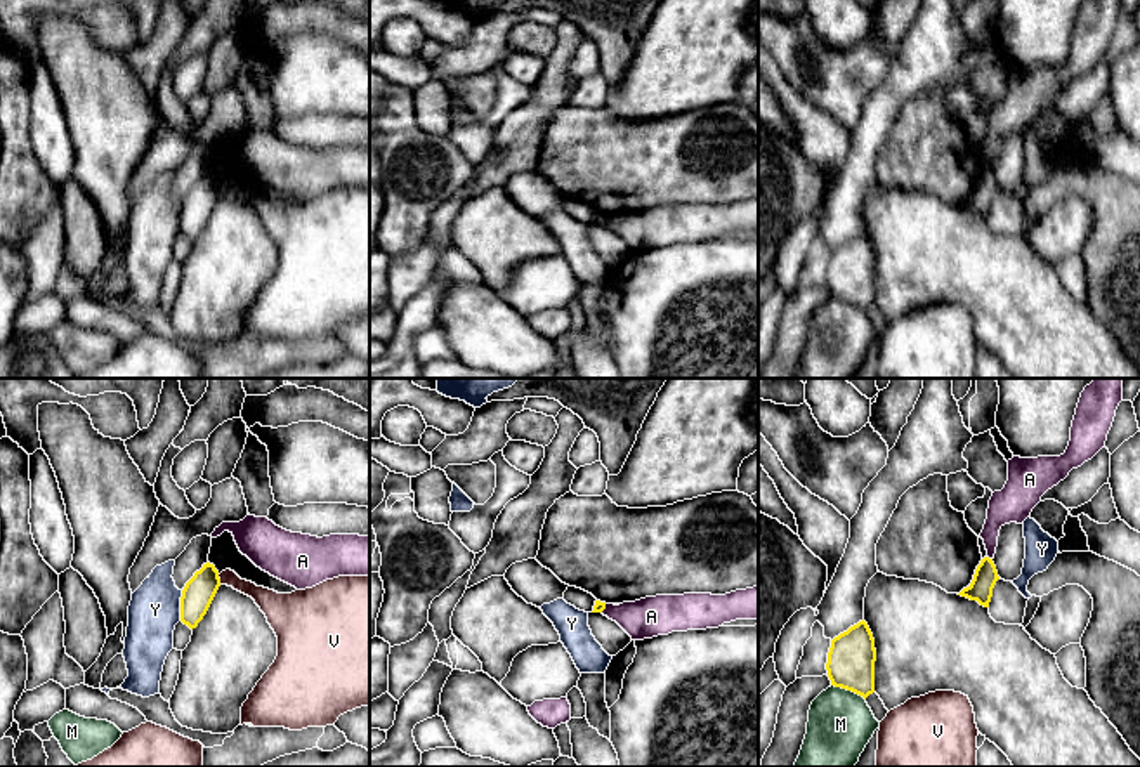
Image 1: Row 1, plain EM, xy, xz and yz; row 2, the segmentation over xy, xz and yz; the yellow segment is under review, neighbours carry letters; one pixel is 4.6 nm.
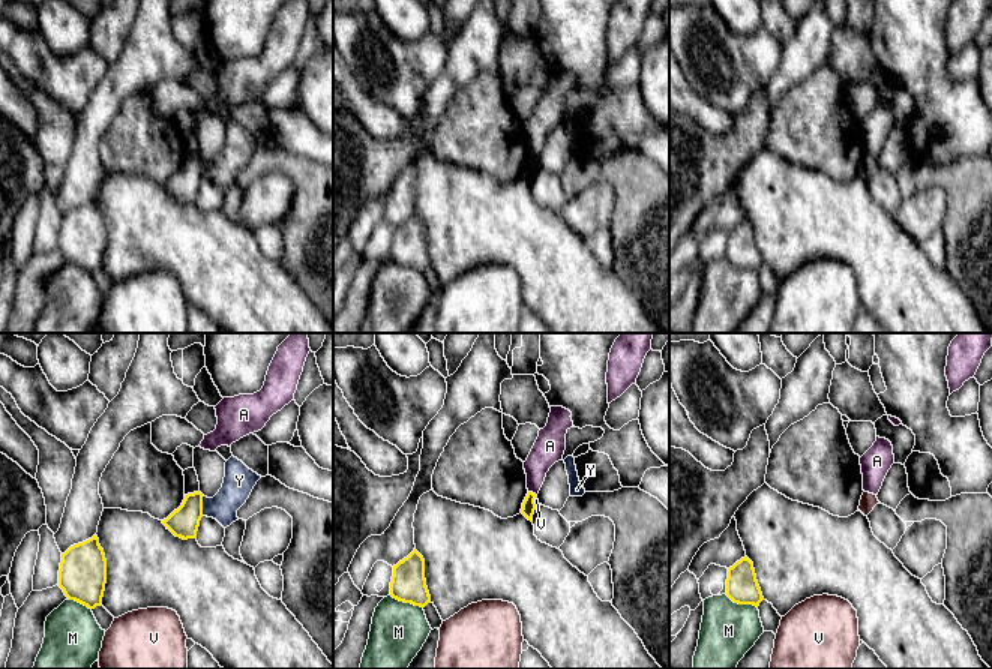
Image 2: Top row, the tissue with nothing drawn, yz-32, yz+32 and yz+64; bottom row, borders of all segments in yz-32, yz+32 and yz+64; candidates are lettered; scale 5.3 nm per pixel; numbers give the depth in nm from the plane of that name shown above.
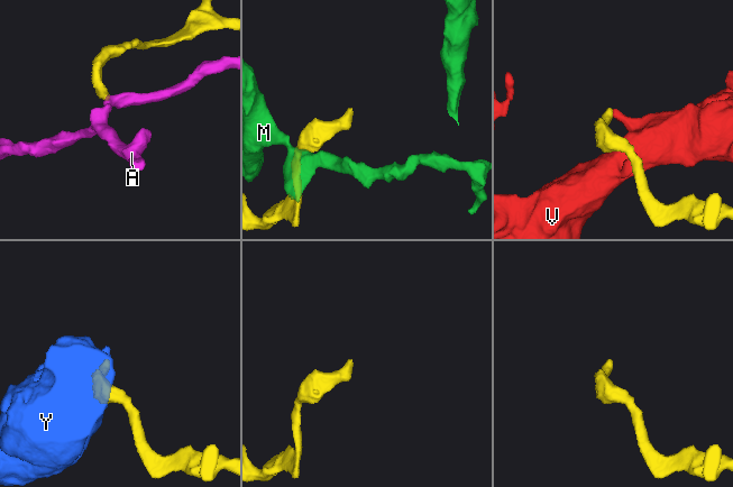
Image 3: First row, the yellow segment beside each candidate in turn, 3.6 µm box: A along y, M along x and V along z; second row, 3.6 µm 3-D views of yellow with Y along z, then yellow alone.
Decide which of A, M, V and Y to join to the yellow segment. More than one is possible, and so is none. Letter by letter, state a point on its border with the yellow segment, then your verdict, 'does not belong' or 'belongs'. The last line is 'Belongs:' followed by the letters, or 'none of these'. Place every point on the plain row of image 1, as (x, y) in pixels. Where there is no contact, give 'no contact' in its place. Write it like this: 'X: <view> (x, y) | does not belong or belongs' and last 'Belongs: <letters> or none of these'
A: yz (988, 169) | does not belong
M: yz (849, 301) | does not belong
V: xy (219, 191) | does not belong
Y: xy (181, 217) | does not belong
Belongs: none of these

